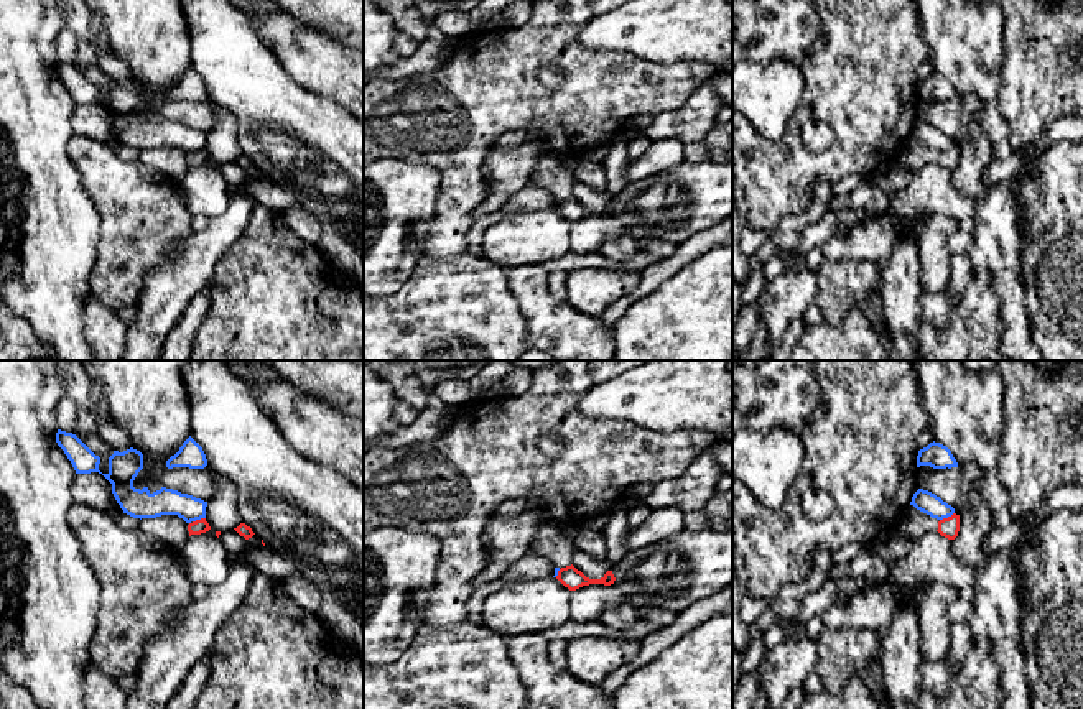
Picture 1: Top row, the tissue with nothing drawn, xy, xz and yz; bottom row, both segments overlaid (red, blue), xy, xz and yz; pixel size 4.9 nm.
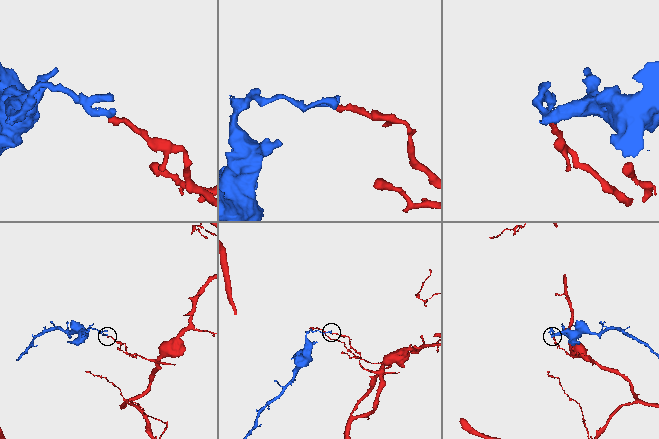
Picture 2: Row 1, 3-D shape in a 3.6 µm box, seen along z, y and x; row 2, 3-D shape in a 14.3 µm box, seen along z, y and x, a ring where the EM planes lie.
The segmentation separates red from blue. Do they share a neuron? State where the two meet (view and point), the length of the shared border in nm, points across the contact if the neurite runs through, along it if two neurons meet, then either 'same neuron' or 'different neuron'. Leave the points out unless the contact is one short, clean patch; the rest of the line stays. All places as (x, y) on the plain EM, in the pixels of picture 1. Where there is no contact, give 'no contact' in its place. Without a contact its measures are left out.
yz (948, 148) | 80 nm | along yz (953, 143), (940, 152) | different neuron

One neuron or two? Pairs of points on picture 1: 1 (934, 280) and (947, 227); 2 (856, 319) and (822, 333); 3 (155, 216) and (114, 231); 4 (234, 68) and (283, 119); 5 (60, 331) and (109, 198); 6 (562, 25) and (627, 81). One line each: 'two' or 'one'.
1: one
2: one
3: one
4: one
5: two
6: one

